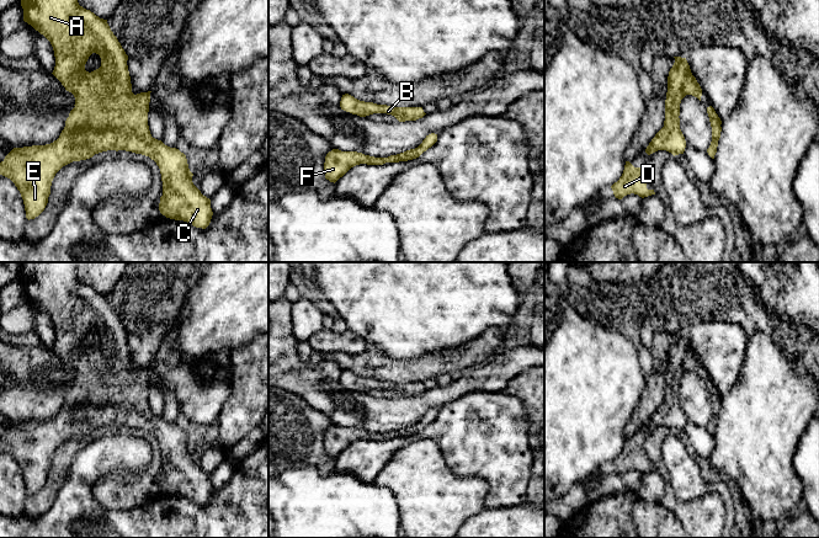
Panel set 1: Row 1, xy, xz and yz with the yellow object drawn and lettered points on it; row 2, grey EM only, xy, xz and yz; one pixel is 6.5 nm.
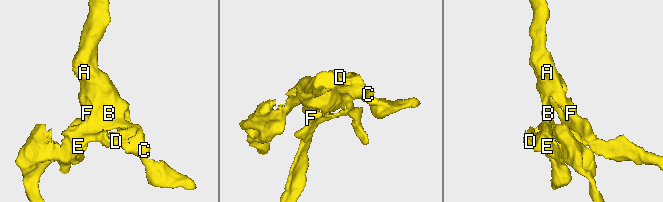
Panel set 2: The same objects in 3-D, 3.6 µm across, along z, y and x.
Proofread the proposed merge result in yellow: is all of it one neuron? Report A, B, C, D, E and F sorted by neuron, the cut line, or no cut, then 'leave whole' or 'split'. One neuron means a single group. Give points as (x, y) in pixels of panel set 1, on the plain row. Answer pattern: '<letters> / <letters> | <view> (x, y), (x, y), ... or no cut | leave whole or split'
A B C D E F | no cut | leave whole

